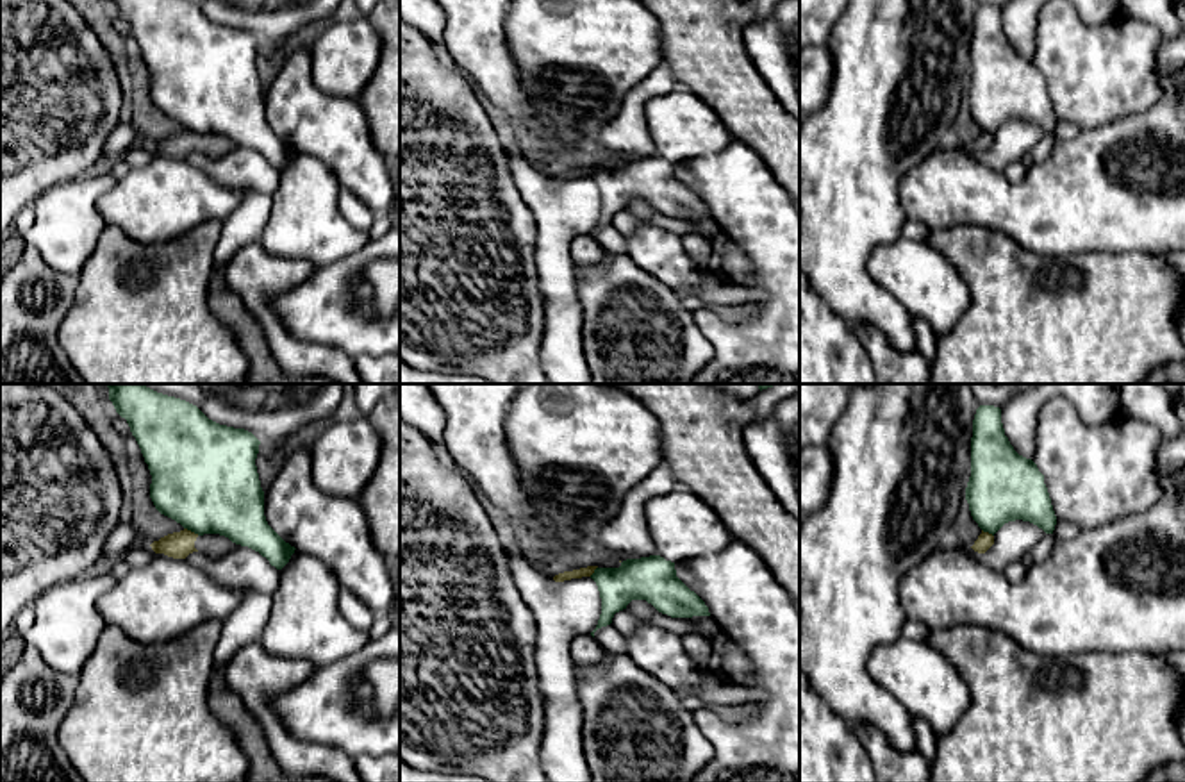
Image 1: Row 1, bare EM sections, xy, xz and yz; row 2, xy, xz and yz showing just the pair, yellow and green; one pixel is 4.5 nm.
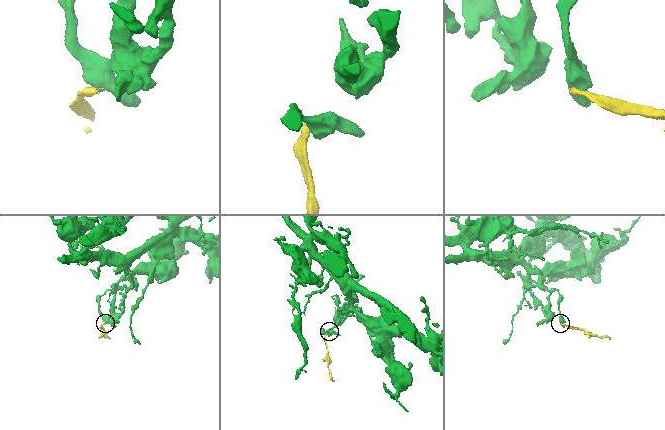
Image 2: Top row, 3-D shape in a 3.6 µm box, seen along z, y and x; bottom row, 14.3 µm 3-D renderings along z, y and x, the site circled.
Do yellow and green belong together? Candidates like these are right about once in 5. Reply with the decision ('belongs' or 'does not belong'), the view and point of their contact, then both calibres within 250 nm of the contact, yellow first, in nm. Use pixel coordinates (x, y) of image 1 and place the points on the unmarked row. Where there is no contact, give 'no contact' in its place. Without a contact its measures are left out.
does not belong | xy (190, 131) | 120/480 nm

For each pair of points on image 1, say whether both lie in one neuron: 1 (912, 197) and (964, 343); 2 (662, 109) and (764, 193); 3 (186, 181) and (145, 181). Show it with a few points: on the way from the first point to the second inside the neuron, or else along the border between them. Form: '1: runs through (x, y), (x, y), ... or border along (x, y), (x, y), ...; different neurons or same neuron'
1: border along (971, 224), (955, 224), (930, 231); different neurons
2: border along (732, 140), (714, 152), (675, 163); different neurons
3: runs through (175, 183), (156, 183); same neuron

